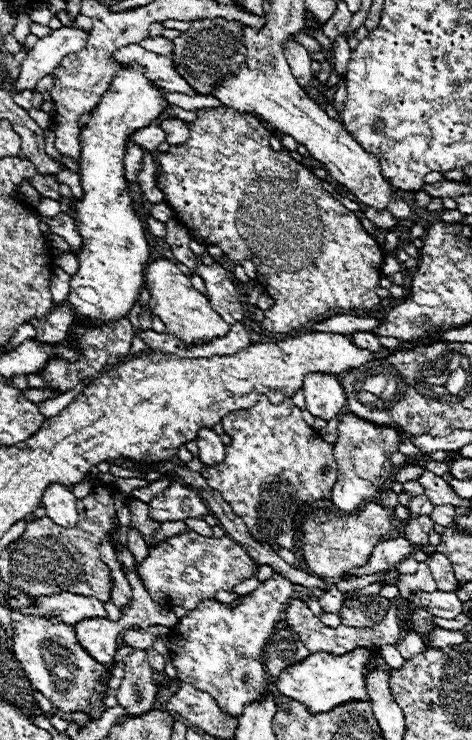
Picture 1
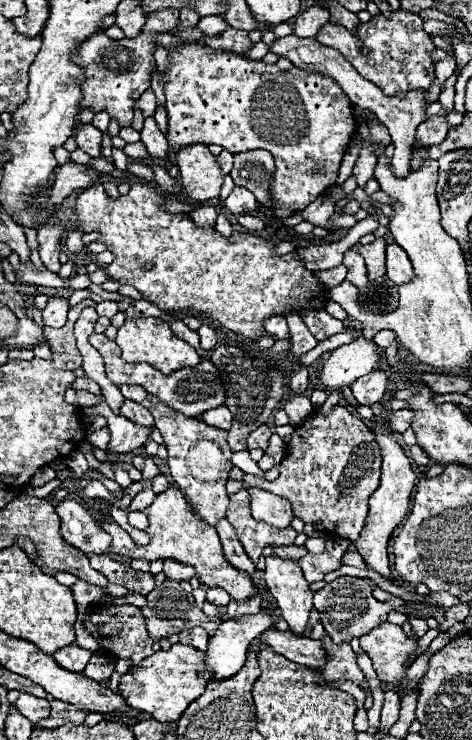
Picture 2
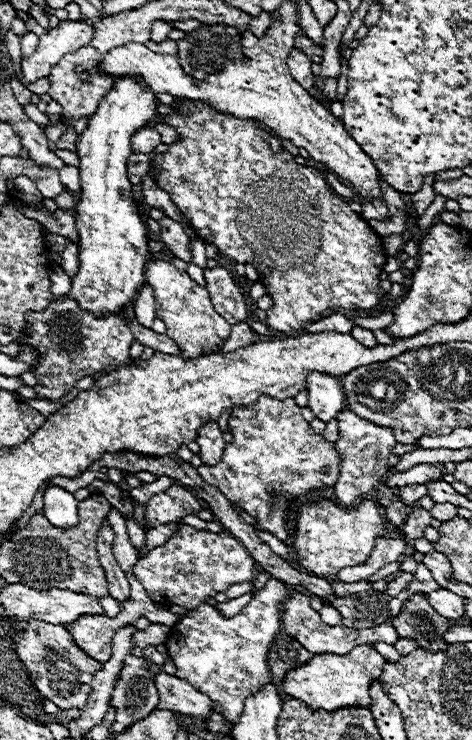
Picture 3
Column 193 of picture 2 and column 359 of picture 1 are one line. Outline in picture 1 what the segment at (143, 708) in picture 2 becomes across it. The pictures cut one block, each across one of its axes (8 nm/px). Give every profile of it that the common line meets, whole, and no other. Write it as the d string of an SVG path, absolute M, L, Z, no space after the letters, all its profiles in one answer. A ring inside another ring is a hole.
M356 648L344 656L334 656L328 652L316 652L310 658L302 660L300 664L288 666L278 678L276 688L280 694L306 704L310 712L330 712L332 708L346 704L346 702L368 702L366 692L366 672L370 672L368 660L372 658L374 650Z

